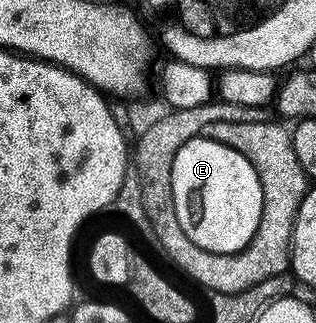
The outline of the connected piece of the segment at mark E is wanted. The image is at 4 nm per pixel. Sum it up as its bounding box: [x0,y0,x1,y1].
[174,137,263,255]

